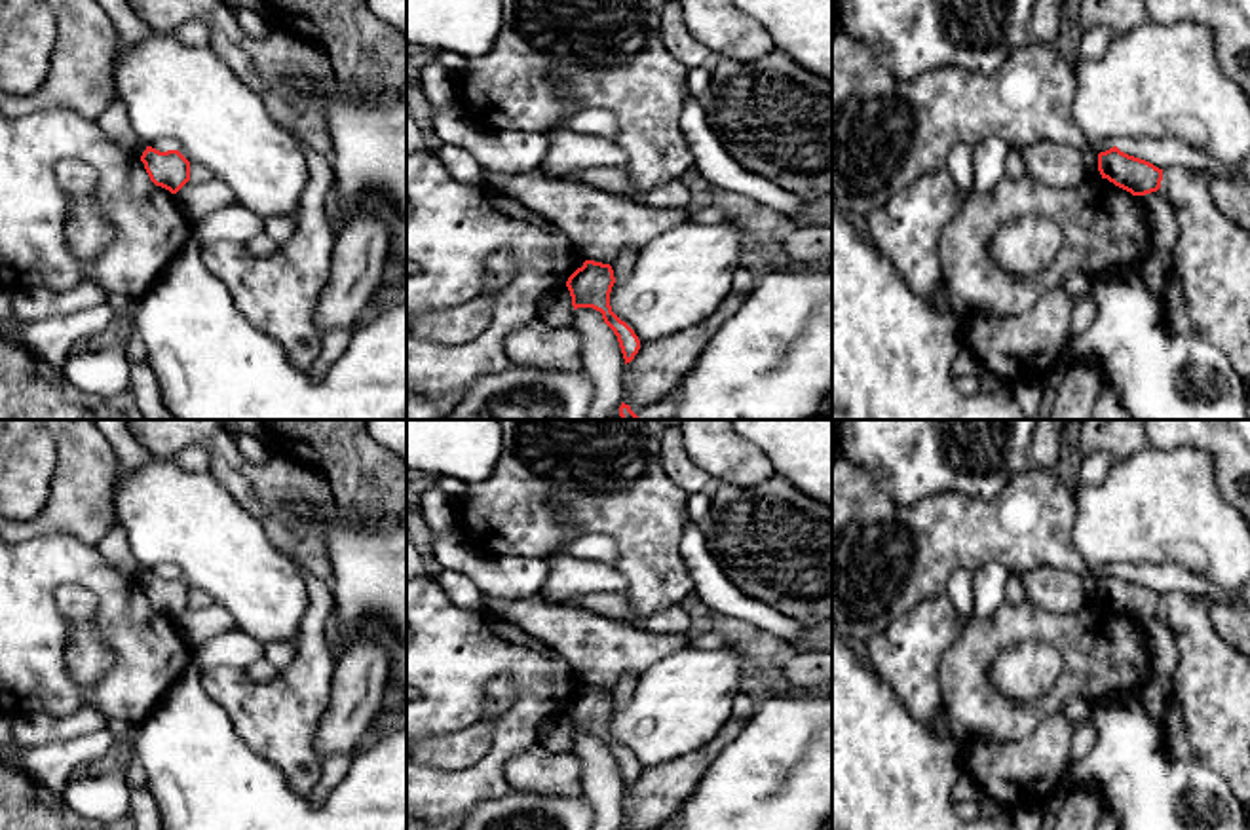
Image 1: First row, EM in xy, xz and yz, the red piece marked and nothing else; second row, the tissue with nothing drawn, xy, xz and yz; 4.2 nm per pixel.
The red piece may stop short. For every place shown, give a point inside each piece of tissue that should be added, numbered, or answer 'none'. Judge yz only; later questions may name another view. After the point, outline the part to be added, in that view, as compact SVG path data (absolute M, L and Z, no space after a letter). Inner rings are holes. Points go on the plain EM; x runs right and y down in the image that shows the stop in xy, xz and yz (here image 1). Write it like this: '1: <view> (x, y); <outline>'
none

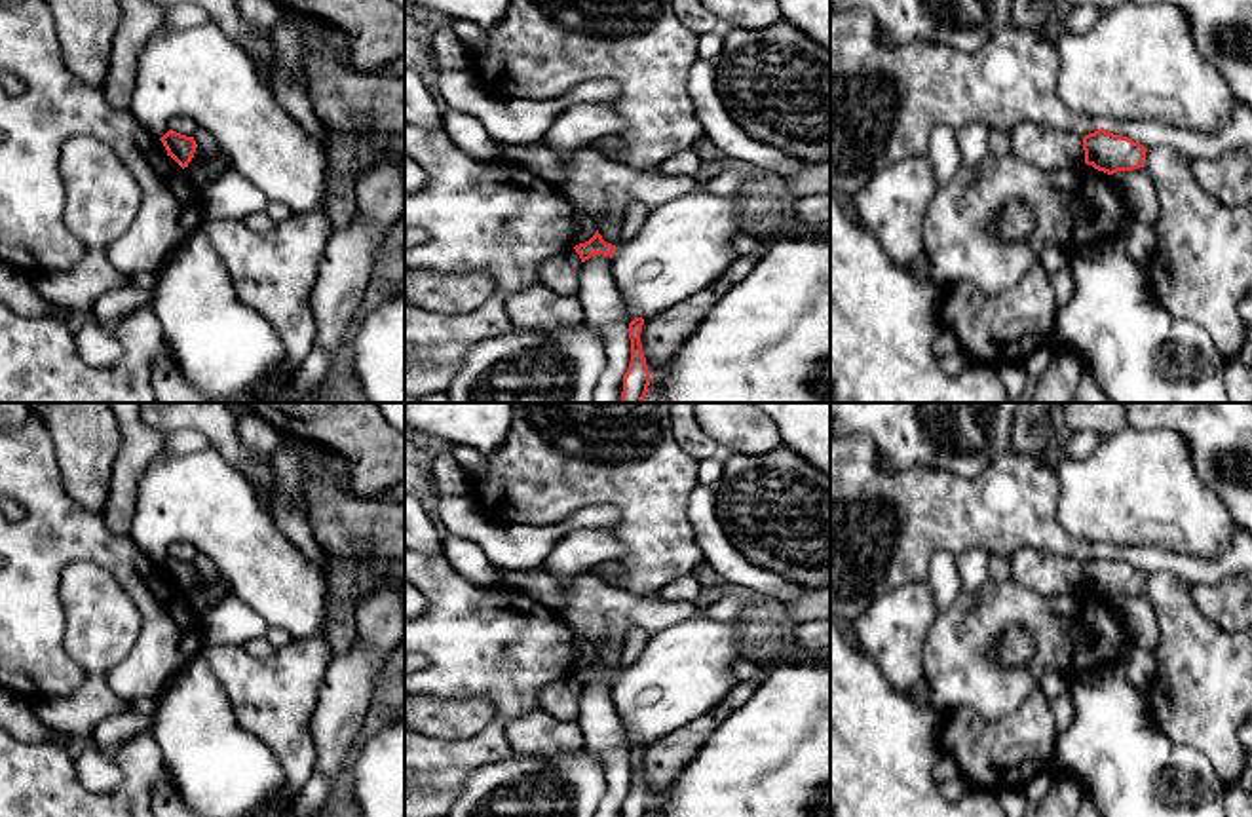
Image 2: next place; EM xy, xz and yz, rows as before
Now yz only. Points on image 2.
none

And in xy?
none

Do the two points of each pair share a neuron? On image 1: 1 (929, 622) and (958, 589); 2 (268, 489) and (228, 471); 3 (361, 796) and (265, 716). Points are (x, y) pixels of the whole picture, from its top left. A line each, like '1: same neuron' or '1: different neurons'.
1: different neurons
2: same neuron
3: different neurons

